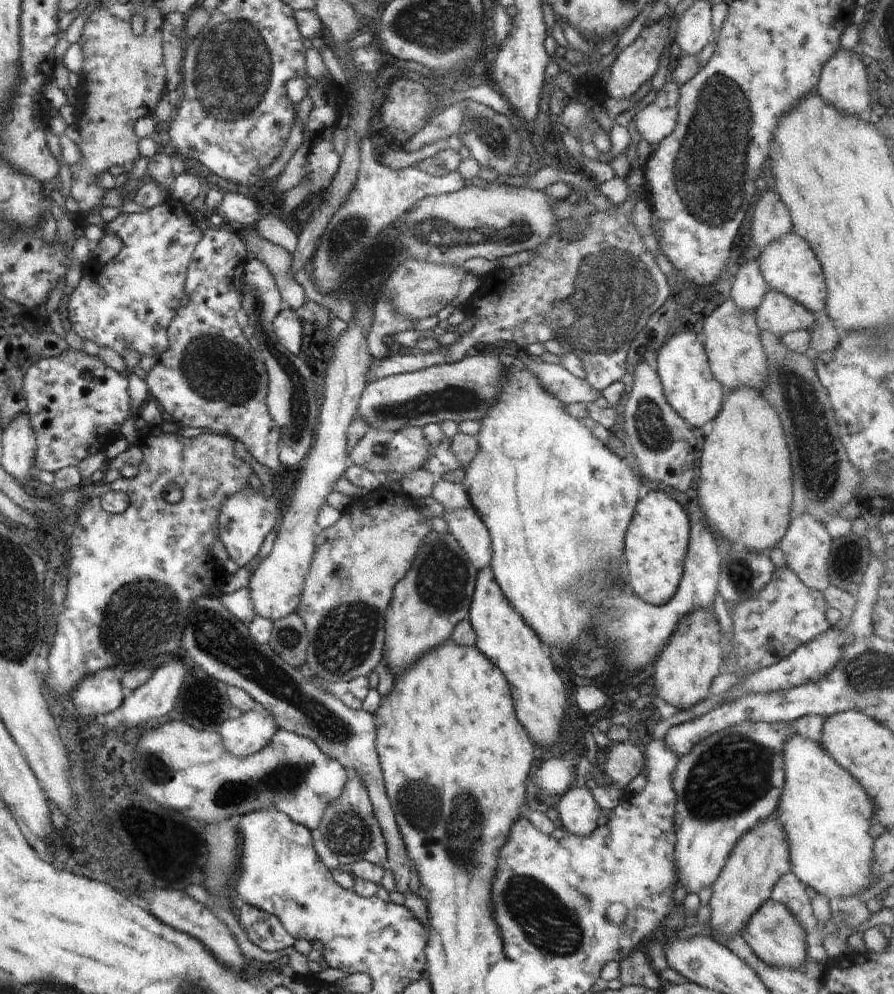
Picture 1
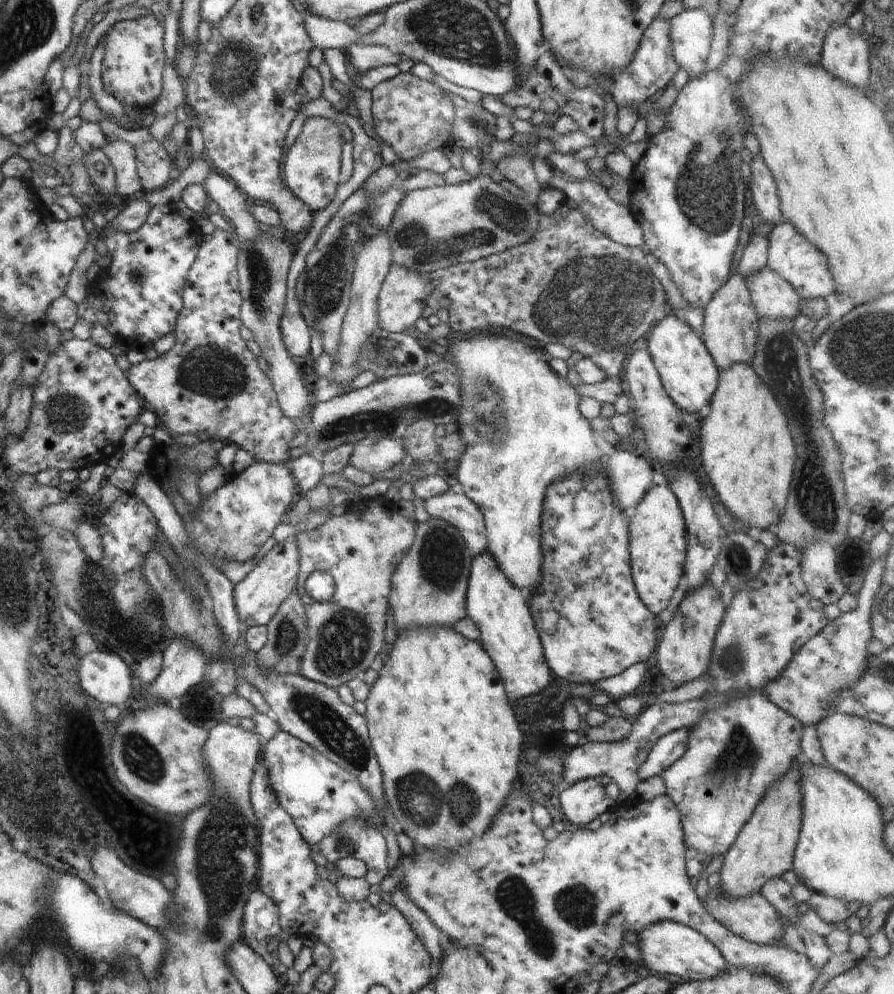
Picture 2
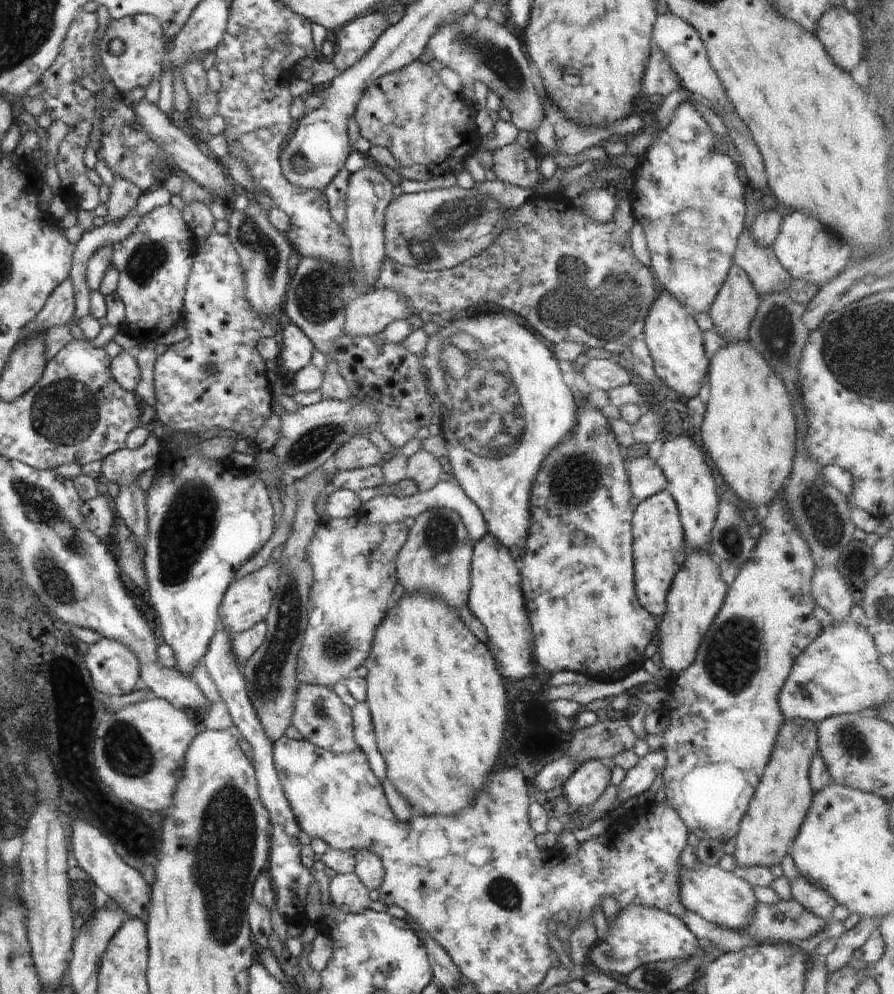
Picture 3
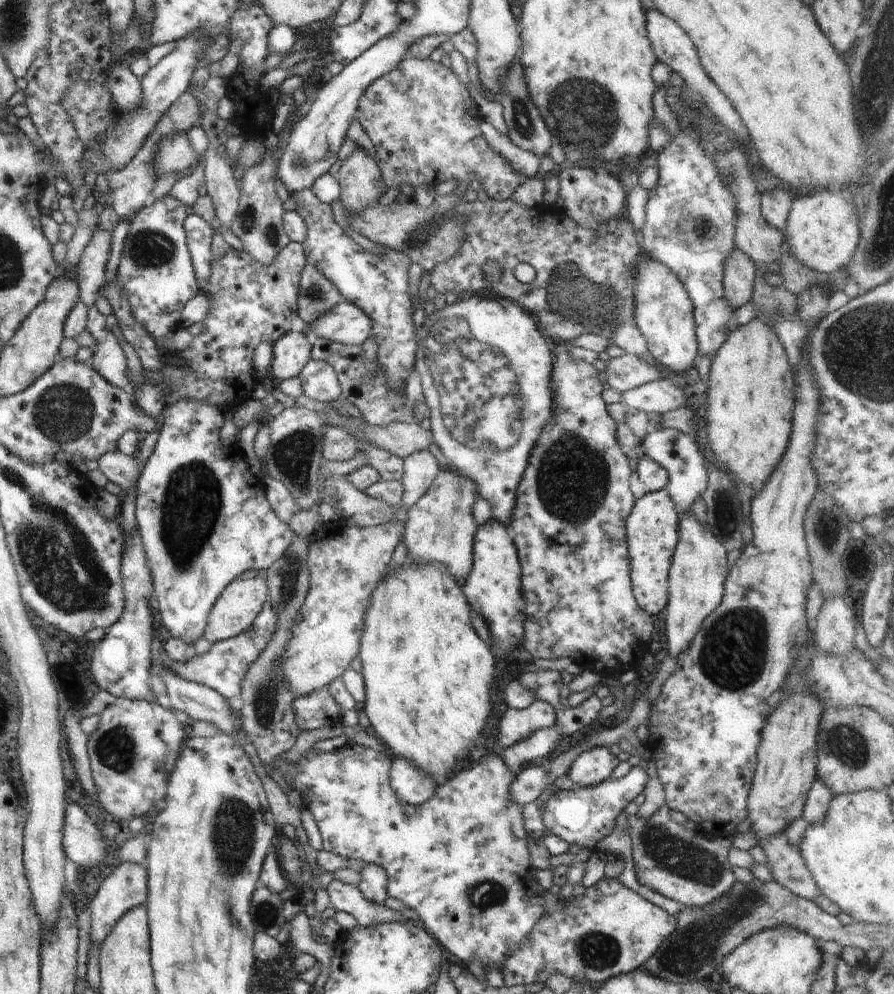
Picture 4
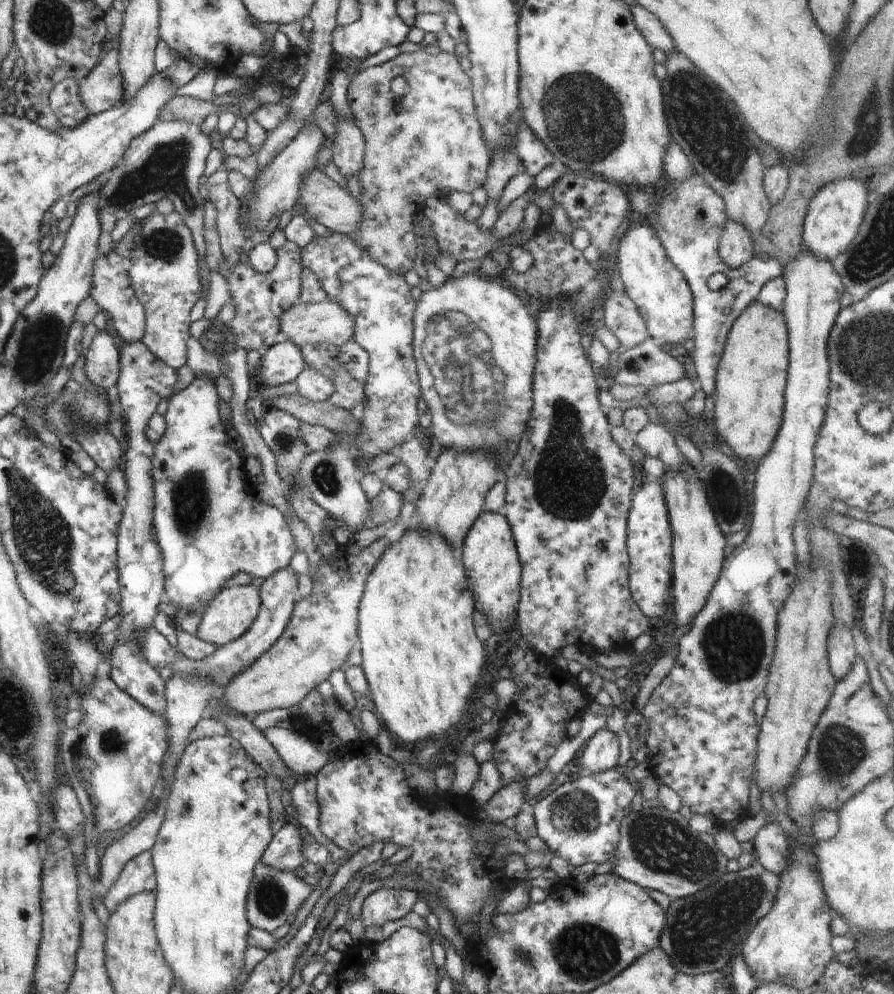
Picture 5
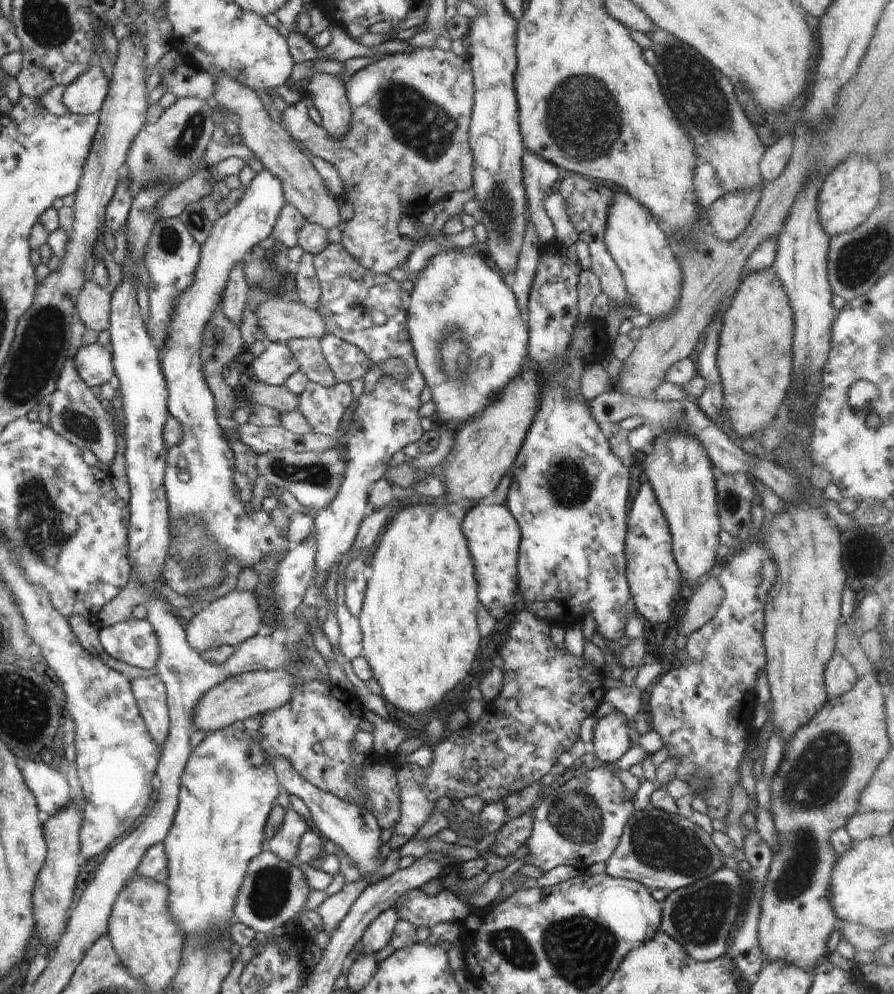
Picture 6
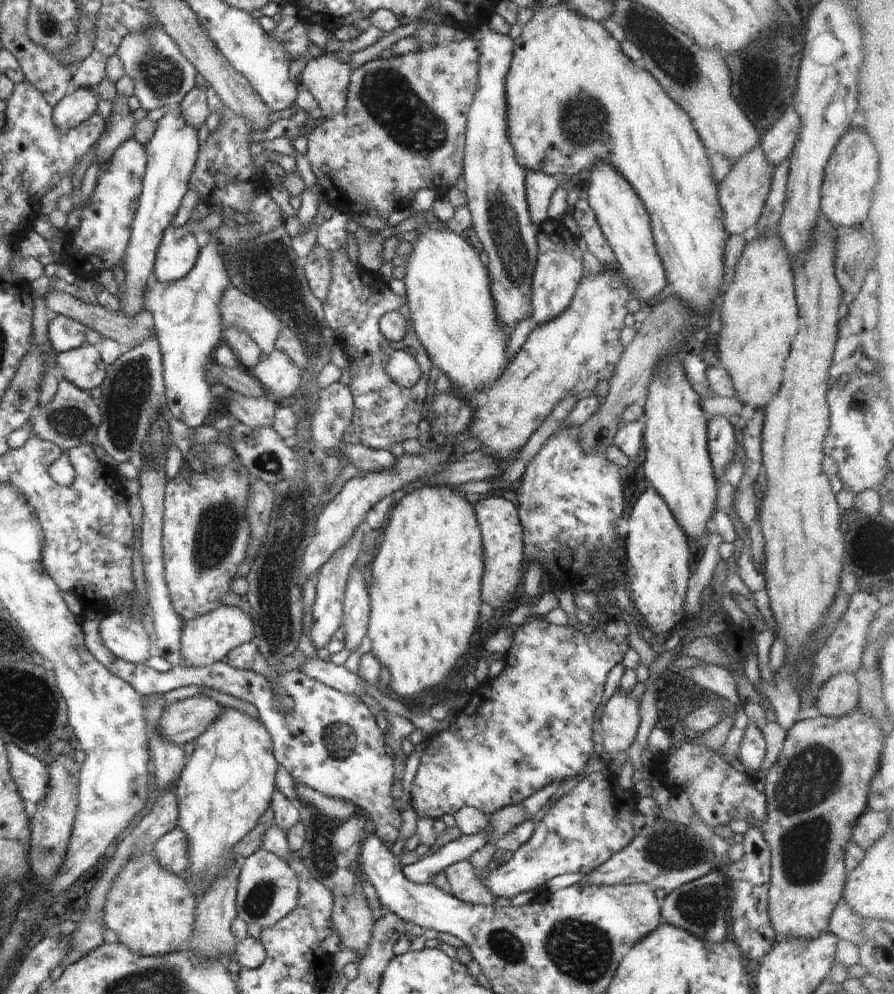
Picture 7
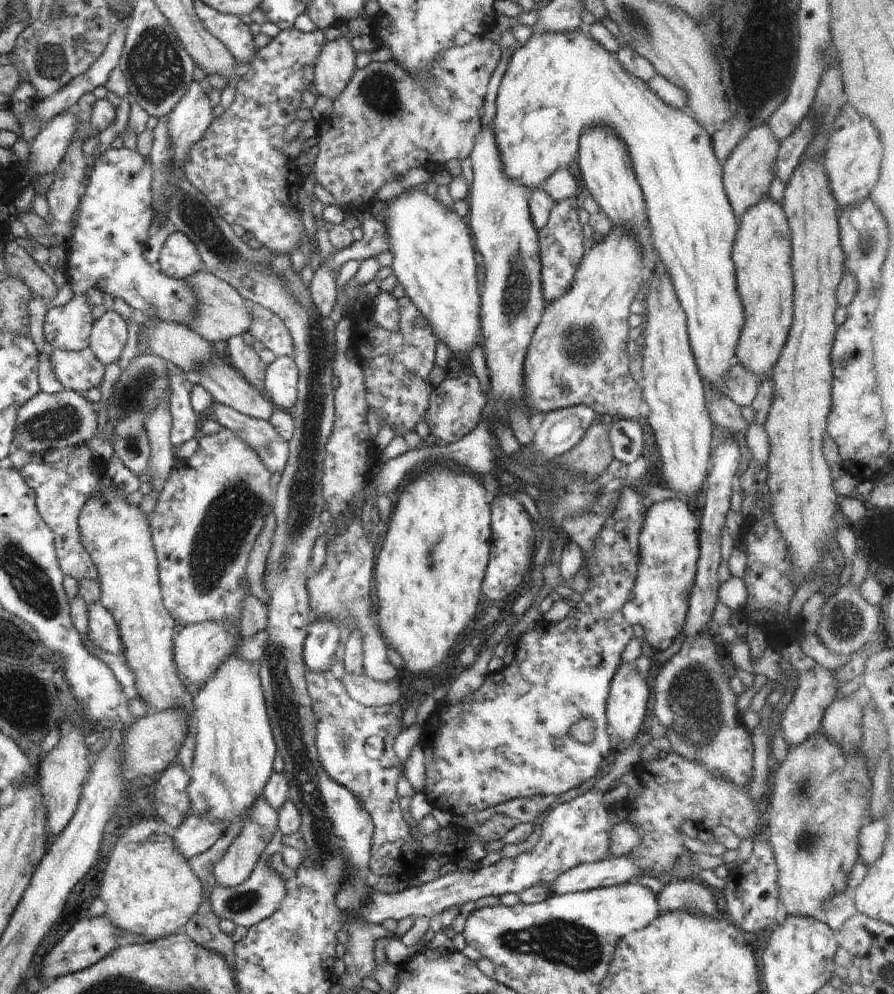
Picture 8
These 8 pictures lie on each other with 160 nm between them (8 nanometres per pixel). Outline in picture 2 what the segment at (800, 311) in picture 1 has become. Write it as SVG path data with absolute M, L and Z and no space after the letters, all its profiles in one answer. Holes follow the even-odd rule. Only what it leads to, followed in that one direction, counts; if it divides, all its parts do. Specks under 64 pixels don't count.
M768 265L745 278L751 301L758 316L774 320L791 320L799 314L799 294Z

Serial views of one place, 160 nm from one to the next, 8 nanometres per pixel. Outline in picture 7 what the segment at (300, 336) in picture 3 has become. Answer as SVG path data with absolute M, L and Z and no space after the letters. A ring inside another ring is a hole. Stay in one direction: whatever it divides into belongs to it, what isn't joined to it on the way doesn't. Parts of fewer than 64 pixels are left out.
M274 348L271 354L259 360L251 373L274 402L290 398L301 384L301 369L286 352Z

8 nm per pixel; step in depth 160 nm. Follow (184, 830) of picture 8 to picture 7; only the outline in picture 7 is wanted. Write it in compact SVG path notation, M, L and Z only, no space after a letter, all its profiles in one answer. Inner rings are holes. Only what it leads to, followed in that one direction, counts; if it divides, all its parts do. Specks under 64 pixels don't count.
M177 827L159 839L151 853L162 868L181 876L189 868L188 846L184 830Z

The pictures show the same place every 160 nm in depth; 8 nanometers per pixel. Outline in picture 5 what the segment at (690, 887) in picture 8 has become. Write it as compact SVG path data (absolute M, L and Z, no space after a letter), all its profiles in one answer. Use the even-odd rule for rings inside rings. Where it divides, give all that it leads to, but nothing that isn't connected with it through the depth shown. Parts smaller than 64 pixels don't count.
M756 852L752 865L733 873L724 873L714 884L693 895L673 899L665 911L666 926L660 935L660 948L668 954L677 971L703 975L722 971L741 952L741 944L756 923L773 907L779 876L766 870Z

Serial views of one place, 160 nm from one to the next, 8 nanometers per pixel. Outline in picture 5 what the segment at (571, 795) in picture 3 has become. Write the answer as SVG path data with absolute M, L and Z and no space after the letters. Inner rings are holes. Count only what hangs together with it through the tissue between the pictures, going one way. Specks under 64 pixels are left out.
M606 726L587 740L579 764L583 766L583 773L599 773L614 769L618 766L618 753L617 734L610 731Z

